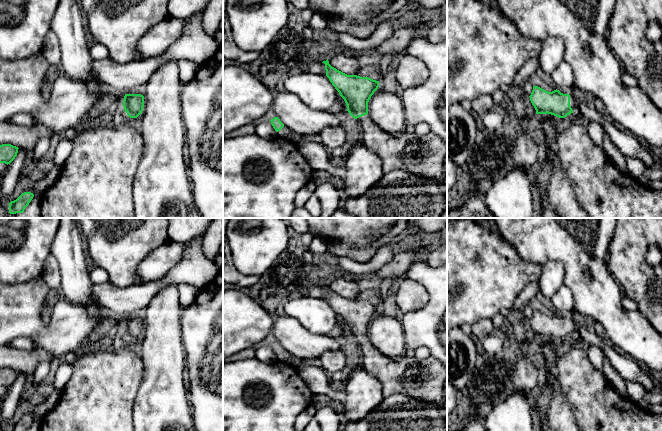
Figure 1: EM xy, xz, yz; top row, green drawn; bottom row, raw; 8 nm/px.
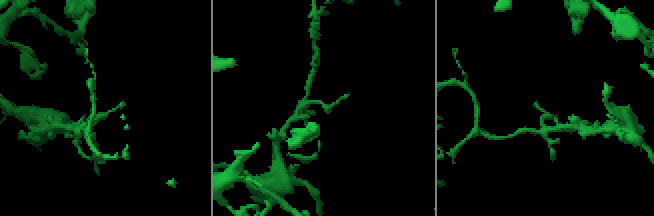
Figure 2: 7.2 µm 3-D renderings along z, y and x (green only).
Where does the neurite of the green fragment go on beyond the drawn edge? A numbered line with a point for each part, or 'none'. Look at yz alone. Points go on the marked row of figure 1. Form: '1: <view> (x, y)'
1: yz (576, 98)

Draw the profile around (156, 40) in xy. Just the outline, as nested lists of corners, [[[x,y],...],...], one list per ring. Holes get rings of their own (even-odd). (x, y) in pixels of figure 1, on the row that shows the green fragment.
[[[168,15],[138,40],[138,60],[160,55],[181,36],[184,27],[184,19]]]

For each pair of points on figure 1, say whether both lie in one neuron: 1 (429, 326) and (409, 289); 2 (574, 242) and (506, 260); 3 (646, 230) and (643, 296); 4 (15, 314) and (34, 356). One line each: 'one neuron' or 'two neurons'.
1: two neurons
2: two neurons
3: one neuron
4: two neurons

